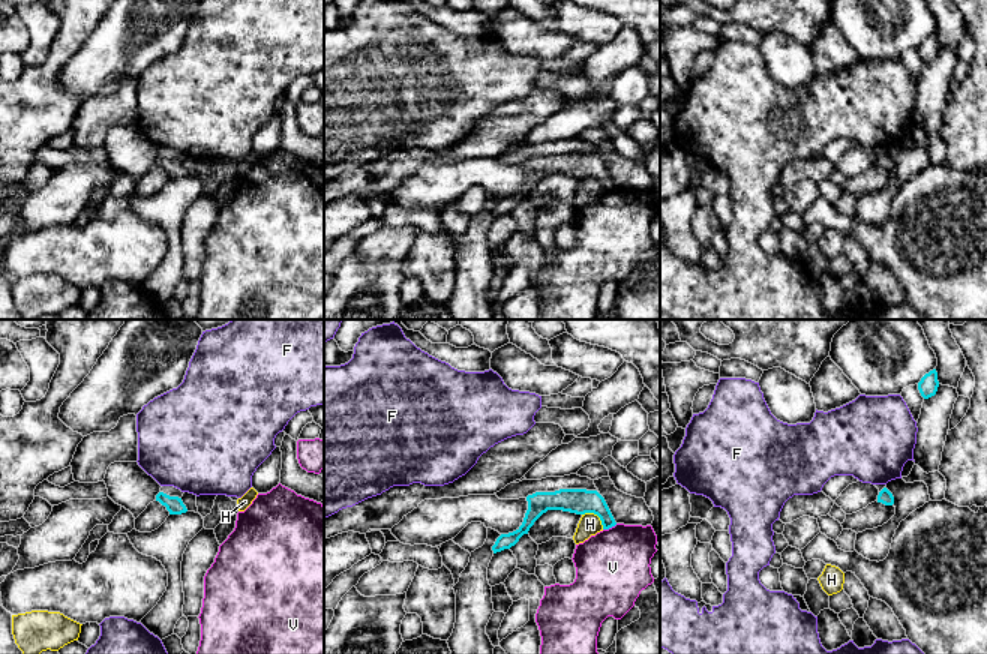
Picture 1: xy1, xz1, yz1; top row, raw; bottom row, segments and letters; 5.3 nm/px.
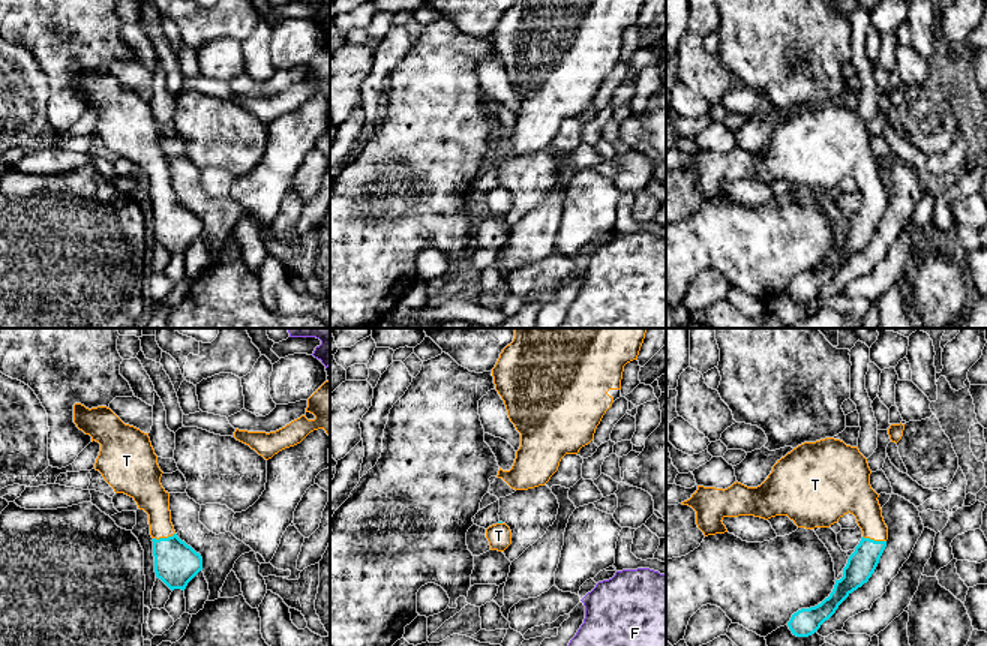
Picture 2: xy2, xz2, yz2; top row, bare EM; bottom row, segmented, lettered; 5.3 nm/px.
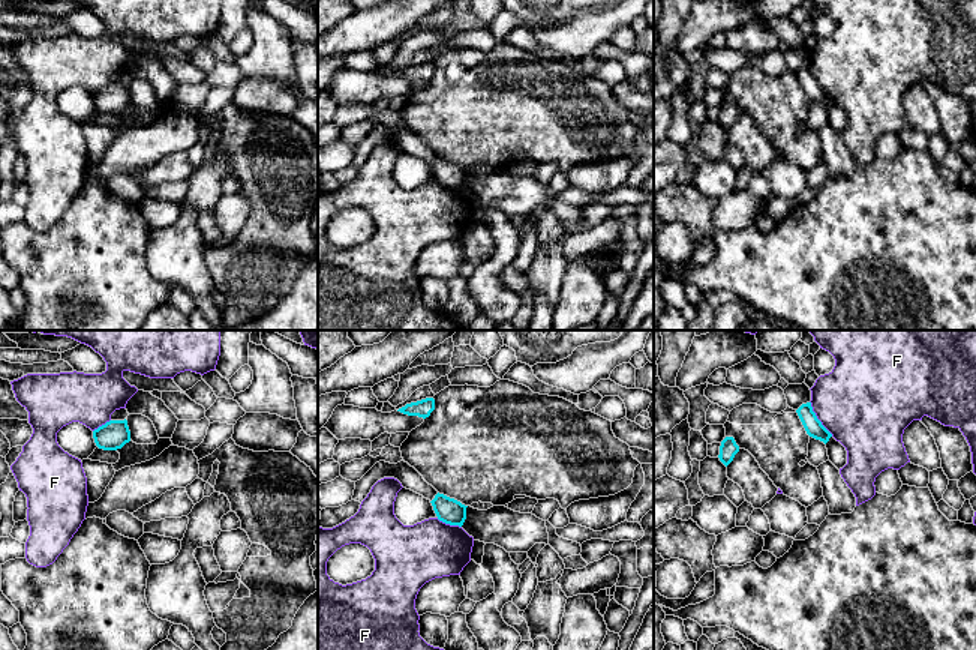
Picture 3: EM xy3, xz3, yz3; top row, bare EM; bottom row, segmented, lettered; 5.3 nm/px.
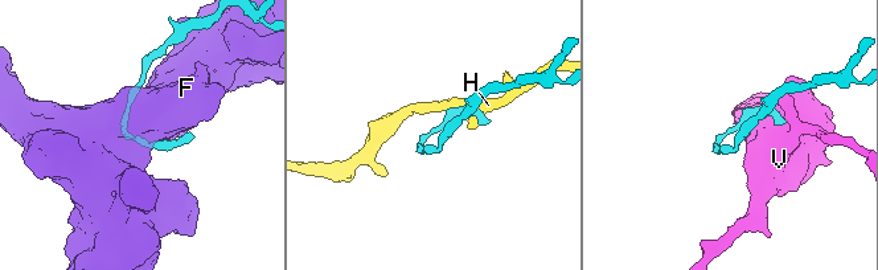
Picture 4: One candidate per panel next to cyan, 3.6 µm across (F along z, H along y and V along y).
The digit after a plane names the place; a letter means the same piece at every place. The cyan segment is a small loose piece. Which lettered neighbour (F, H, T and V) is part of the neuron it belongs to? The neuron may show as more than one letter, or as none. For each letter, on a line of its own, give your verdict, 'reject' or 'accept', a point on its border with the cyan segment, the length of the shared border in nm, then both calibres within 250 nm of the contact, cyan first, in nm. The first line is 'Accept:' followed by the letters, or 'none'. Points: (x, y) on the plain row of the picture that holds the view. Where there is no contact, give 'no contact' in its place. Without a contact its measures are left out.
Accept: T
F: reject; contact yz3 (817, 83); length 220 nm; calibres 90 and 460 nm
H: reject; contact xz1 (596, 177); length 150 nm; calibres 140 and 120 nm
T: accept; contact yz2 (873, 204); length 130 nm; calibres 160 and 190 nm
V: reject; contact xz1 (609, 191); length 90 nm; calibres 140 and 400 nm

